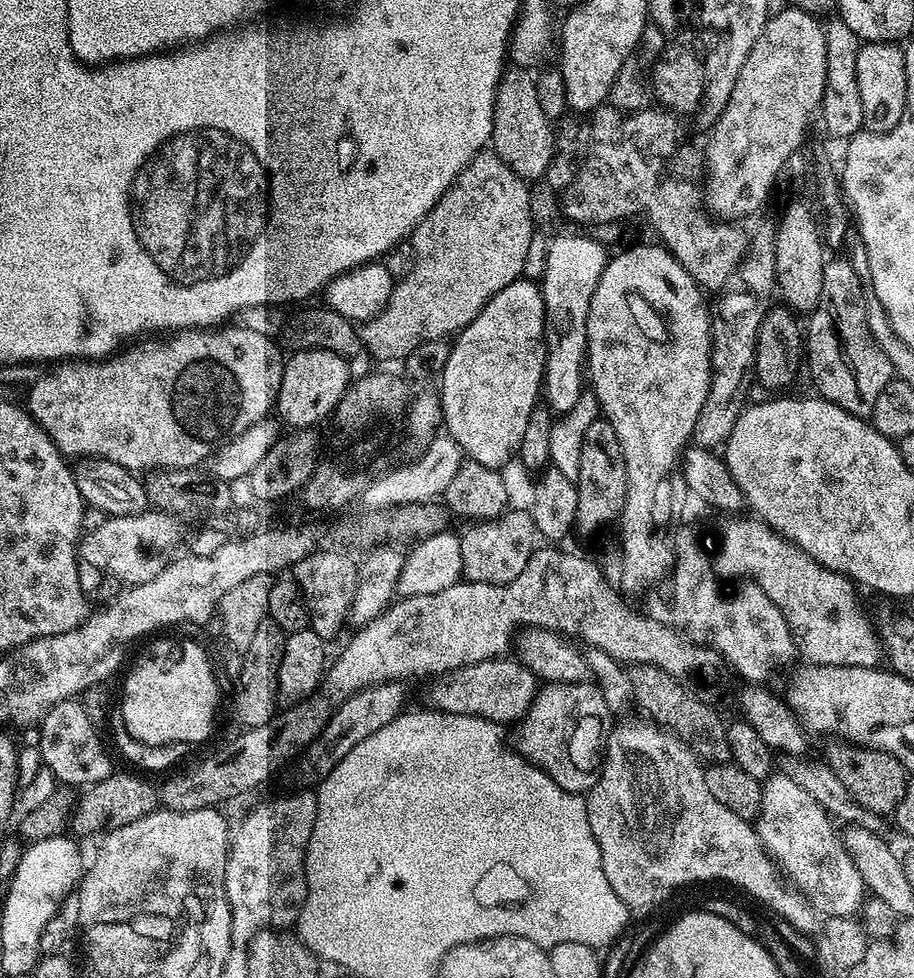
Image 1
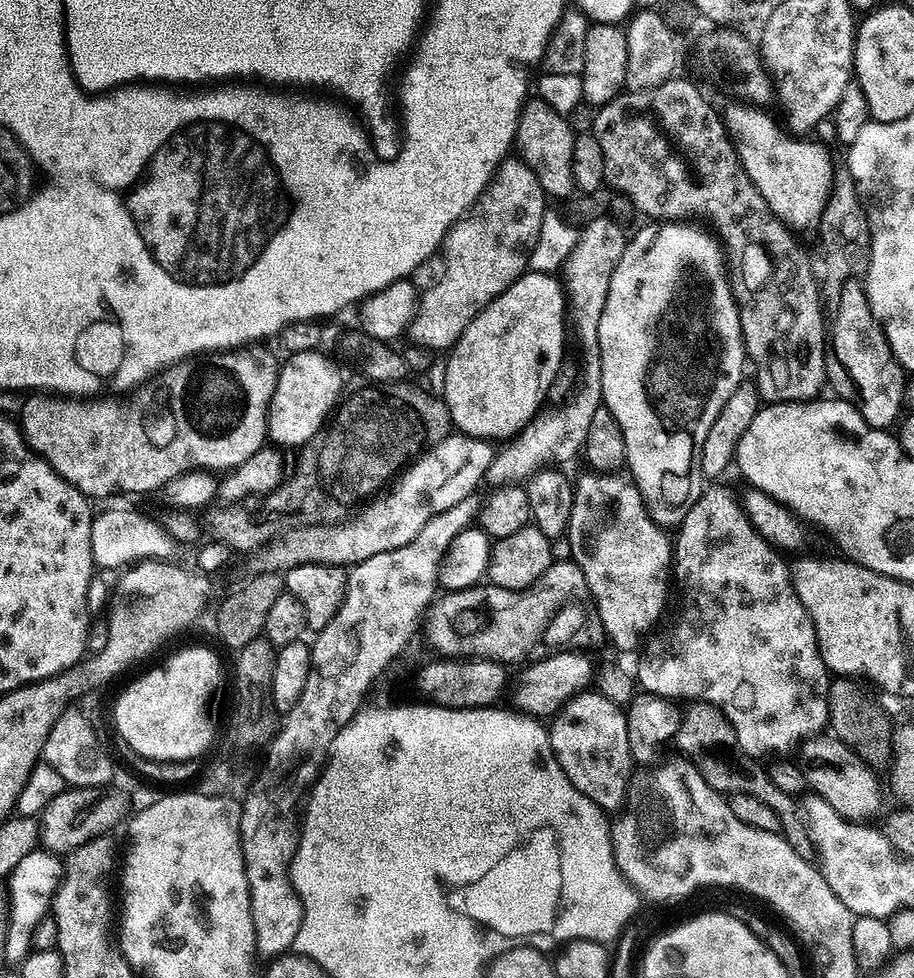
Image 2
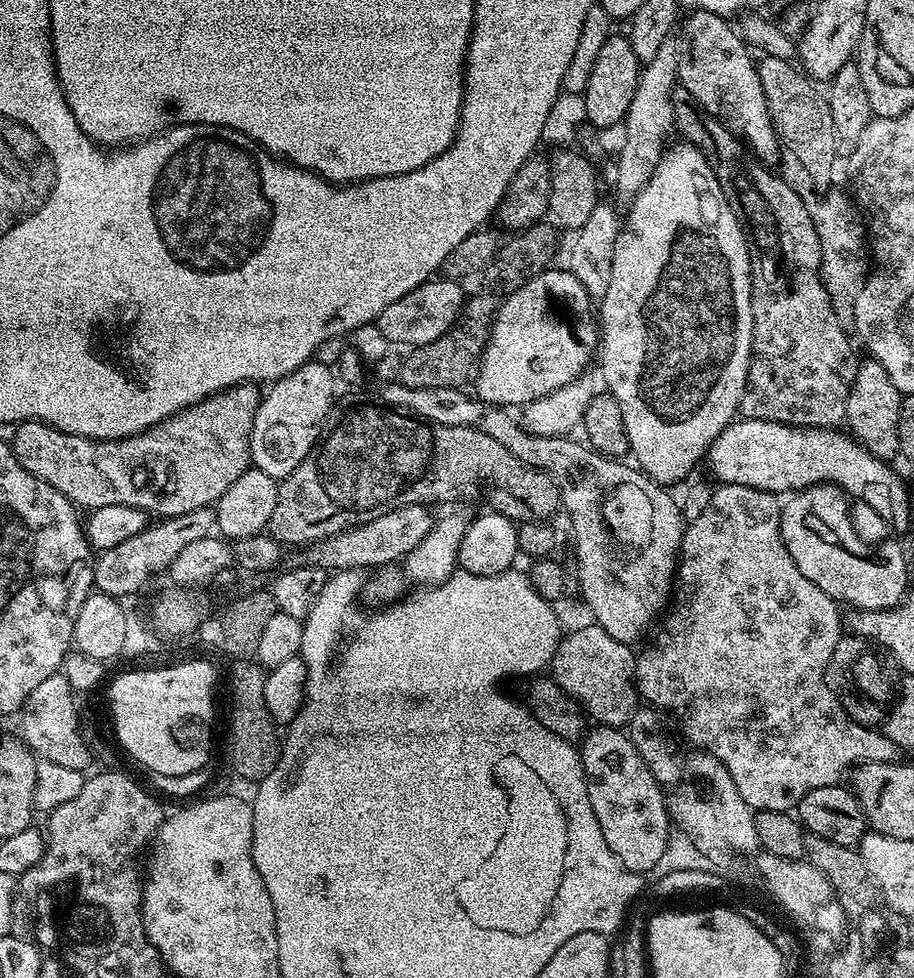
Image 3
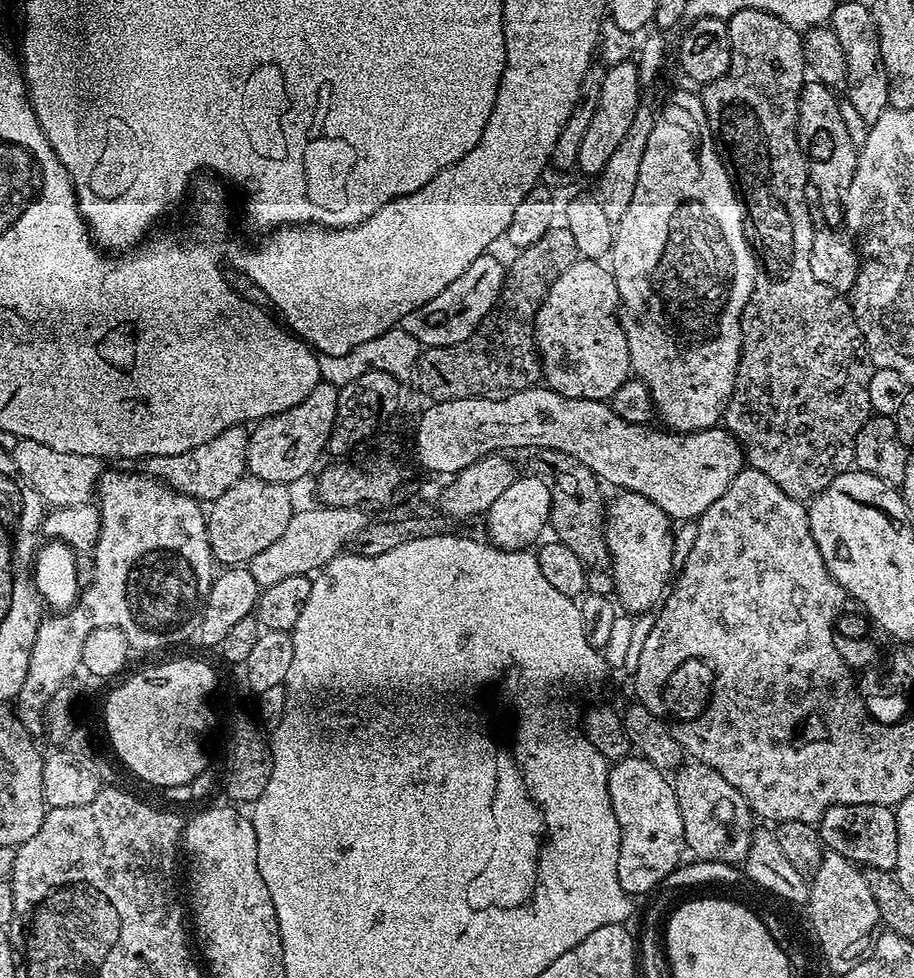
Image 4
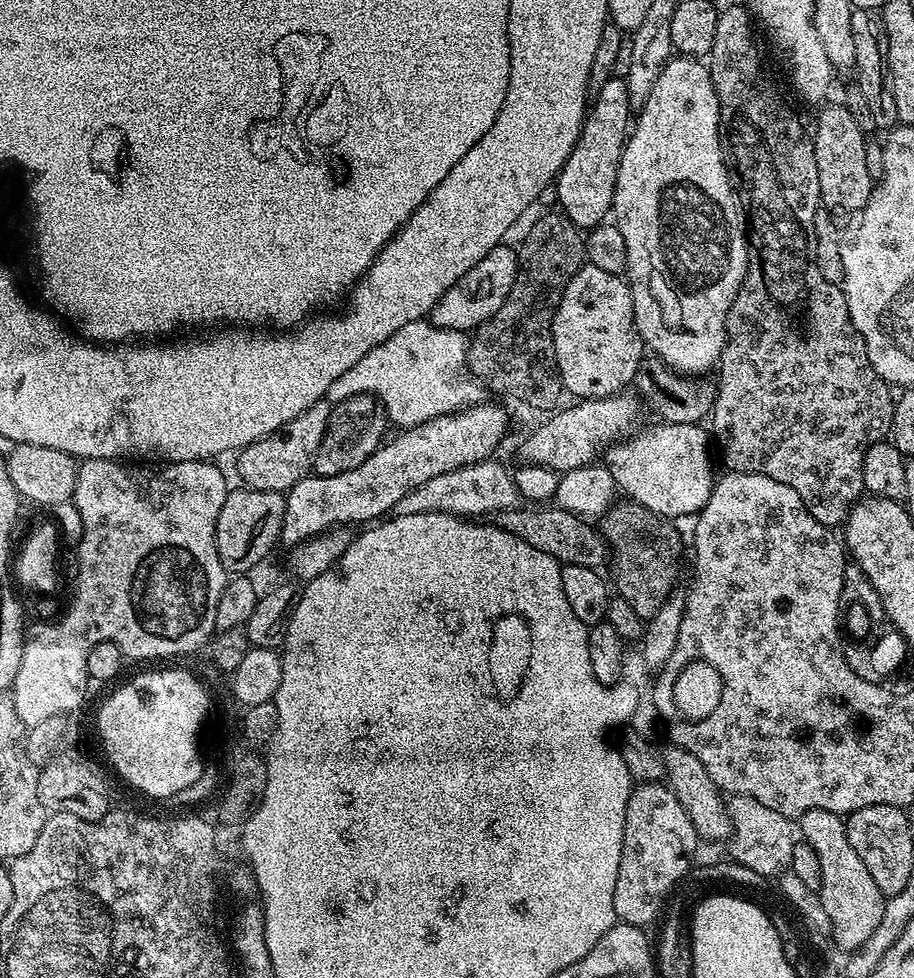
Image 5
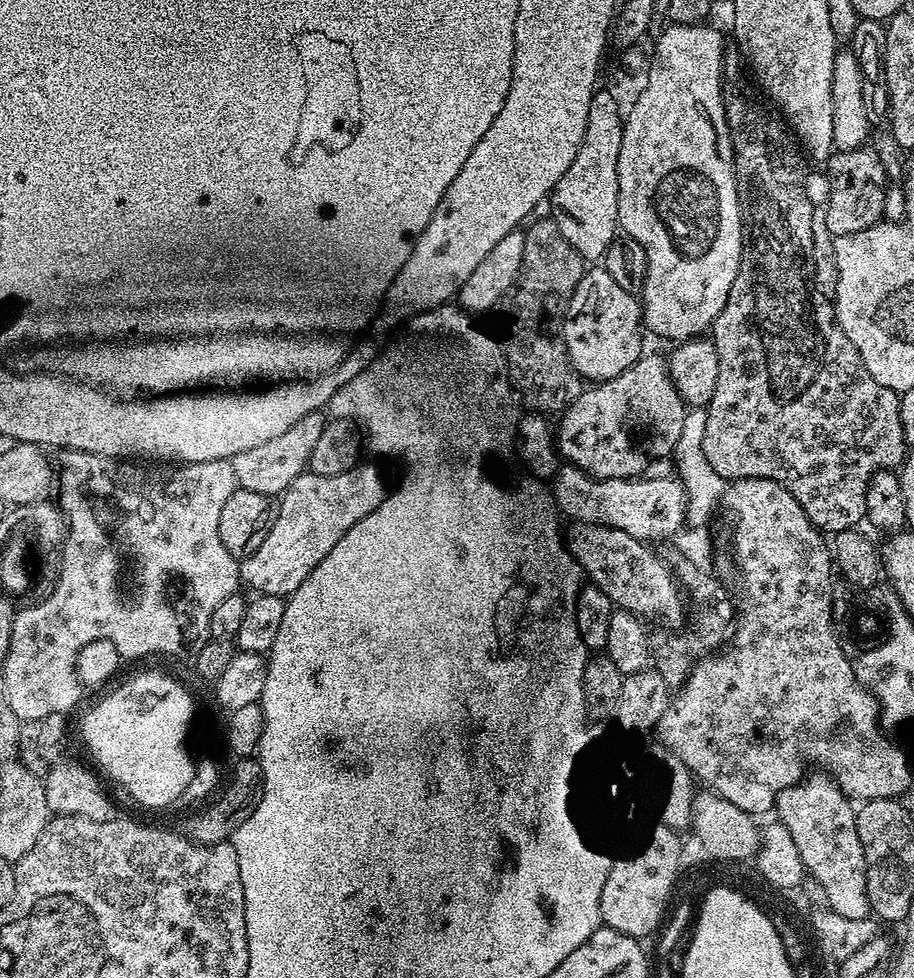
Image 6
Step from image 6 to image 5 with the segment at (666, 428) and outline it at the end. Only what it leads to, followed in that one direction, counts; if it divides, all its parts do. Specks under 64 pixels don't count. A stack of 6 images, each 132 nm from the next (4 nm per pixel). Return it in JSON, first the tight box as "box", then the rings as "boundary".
{"box":[520,390,642,473],"boundary":[[[625,390],[614,396],[603,396],[597,400],[572,402],[569,408],[553,411],[520,444],[521,461],[537,464],[558,473],[575,468],[587,468],[596,455],[603,453],[613,442],[637,431],[642,401],[639,396]]]}

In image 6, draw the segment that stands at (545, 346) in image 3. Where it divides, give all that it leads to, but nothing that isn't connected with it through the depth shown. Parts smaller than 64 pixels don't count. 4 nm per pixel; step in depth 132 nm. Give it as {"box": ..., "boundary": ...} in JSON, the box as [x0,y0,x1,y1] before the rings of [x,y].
{"box":[567,266,642,376],"boundary":[[[603,266],[589,267],[579,286],[567,330],[573,360],[577,368],[589,376],[616,375],[636,356],[637,337],[642,333],[641,301],[633,293],[622,290]]]}

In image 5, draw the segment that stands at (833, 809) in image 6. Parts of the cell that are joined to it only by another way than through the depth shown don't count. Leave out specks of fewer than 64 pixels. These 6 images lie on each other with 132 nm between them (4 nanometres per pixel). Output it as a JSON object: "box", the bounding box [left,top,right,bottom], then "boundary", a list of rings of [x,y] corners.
{"box":[798,808,886,951],"boundary":[[[815,808],[805,812],[798,820],[798,832],[803,843],[818,854],[818,863],[822,865],[822,886],[819,898],[832,923],[832,940],[838,947],[853,951],[853,945],[860,940],[870,938],[870,934],[882,922],[882,910],[886,897],[878,890],[878,882],[870,878],[866,862],[858,858],[854,846],[850,846],[848,826],[845,817],[839,812]]]}

